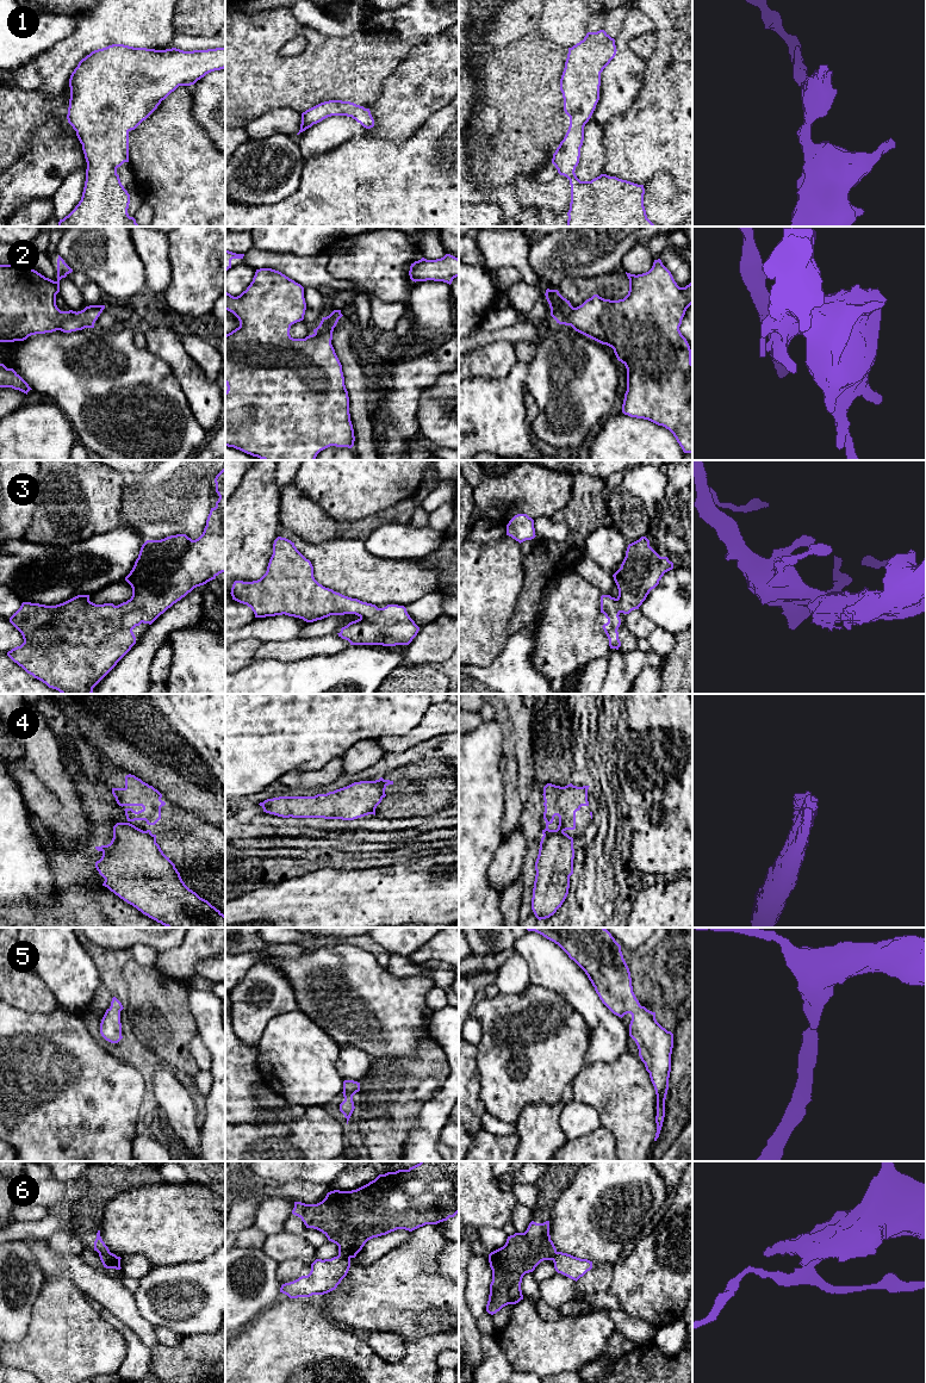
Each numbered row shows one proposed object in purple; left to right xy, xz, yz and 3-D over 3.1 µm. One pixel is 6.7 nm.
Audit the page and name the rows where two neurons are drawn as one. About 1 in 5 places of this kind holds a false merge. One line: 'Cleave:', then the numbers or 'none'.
Cleave: 4, 6

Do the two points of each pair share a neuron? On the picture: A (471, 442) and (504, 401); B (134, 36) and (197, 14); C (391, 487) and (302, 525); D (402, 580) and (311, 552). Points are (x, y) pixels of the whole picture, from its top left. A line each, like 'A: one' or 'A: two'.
A: one
B: two
C: two
D: one

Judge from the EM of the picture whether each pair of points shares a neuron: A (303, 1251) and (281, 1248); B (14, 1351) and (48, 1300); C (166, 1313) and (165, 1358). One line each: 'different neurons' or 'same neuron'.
A: same neuron
B: same neuron
C: different neurons

